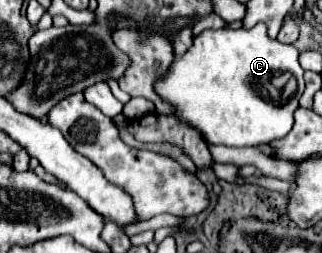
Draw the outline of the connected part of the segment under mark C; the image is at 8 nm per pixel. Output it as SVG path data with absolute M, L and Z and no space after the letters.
M264 24L250 30L204 30L180 58L174 58L168 74L156 82L156 92L176 108L176 118L200 130L212 144L258 146L284 138L294 126L294 110L304 92L304 70L298 62L298 50L292 44L270 40Z

